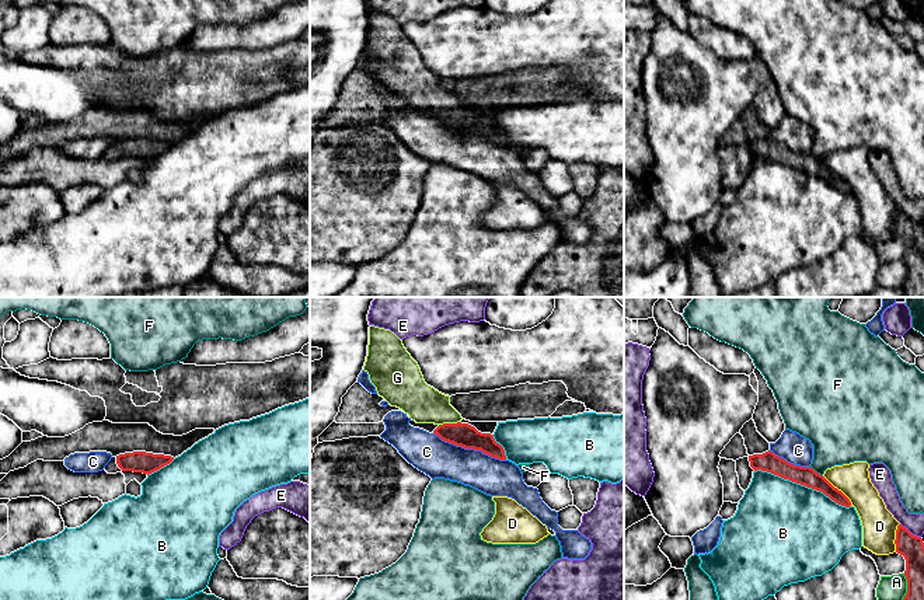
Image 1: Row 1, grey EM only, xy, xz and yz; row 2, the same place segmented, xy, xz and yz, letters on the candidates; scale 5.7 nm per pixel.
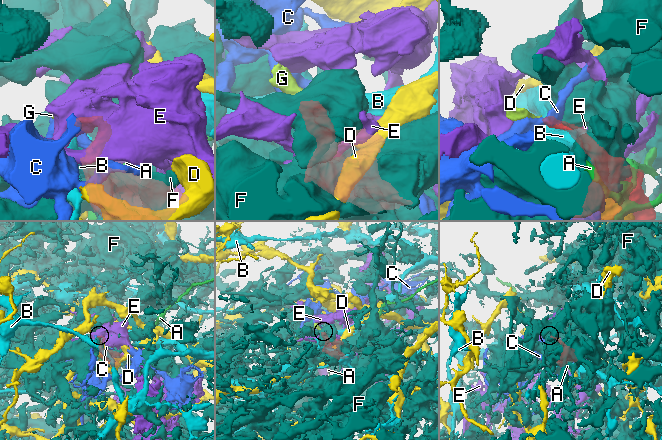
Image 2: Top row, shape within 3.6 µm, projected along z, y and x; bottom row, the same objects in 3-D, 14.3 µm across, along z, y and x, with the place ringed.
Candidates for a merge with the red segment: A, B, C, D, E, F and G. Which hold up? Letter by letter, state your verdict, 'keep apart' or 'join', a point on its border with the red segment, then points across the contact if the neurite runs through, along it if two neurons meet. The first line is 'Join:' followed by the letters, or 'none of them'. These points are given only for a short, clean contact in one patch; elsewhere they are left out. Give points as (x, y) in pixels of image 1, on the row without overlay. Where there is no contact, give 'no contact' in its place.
Join: G
A: keep apart; contact yz (907, 274)
B: keep apart; contact yz (802, 170)
C: keep apart; contact xz (470, 133)
D: keep apart; contact yz (837, 175)
E: keep apart; contact yz (909, 217)
F: keep apart; contact yz (815, 157)
G: join; contact xz (449, 110); way xz (464, 121), (460, 121), (449, 110), (432, 93), (424, 90)

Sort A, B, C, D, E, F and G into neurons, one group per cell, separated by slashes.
A / B / C F / D / E / G

